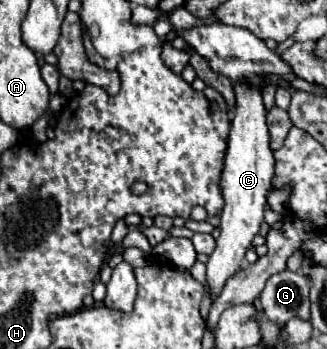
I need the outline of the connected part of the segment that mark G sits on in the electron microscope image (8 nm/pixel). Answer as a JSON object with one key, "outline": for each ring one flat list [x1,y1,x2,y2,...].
{"outline":[[291,270,273,274,259,296,259,304,277,326,285,326,291,316,309,320,309,280]]}

